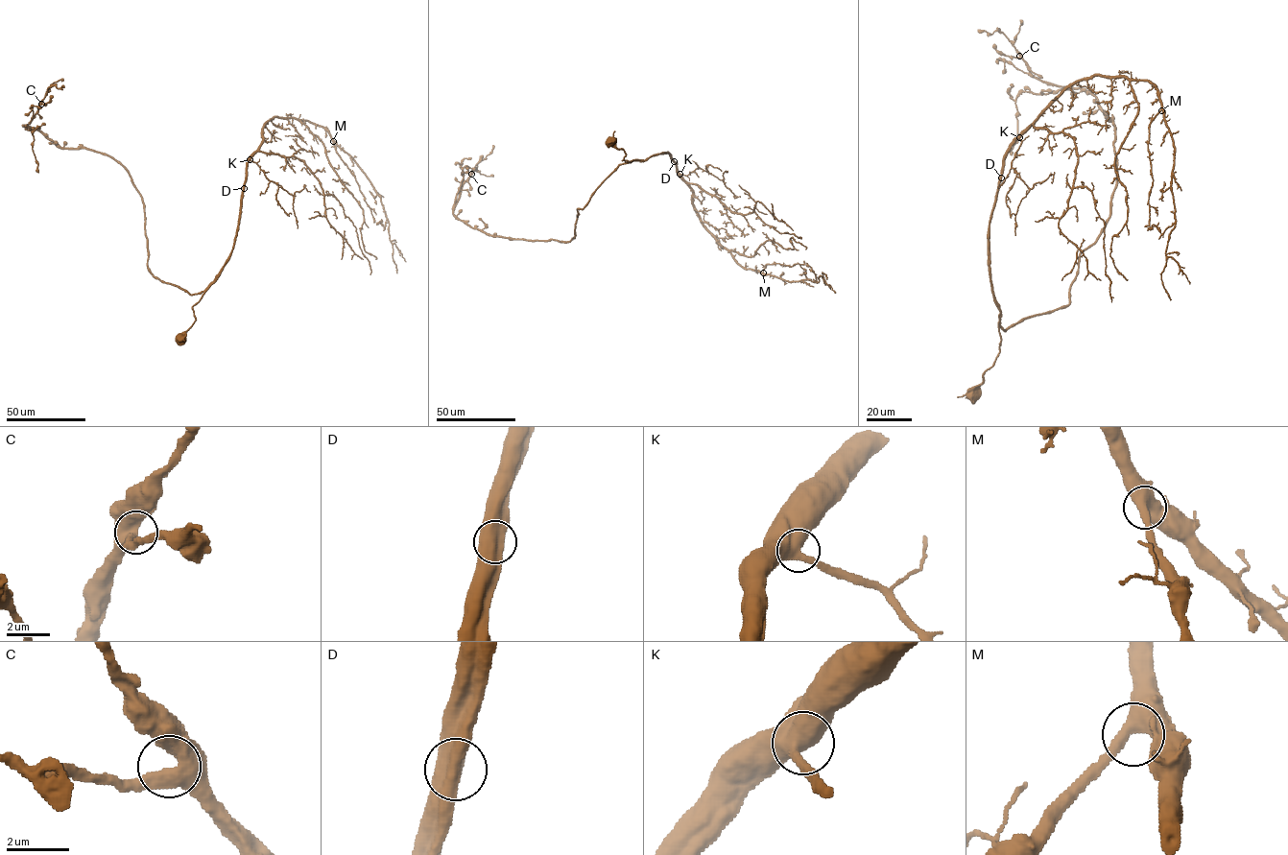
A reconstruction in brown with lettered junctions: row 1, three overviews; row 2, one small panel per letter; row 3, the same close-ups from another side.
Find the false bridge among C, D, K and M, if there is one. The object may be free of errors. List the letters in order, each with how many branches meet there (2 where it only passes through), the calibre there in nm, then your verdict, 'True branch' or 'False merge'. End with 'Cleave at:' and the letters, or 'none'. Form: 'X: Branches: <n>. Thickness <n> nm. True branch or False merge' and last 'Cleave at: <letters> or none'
C: Branches: 2. Thickness 550 nm. True branch
D: Branches: 2. Thickness 700 nm. True branch
K: Branches: 2. Thickness 550 nm. True branch
M: Branches: 2. Thickness 550 nm. True branch
Cleave at: none

